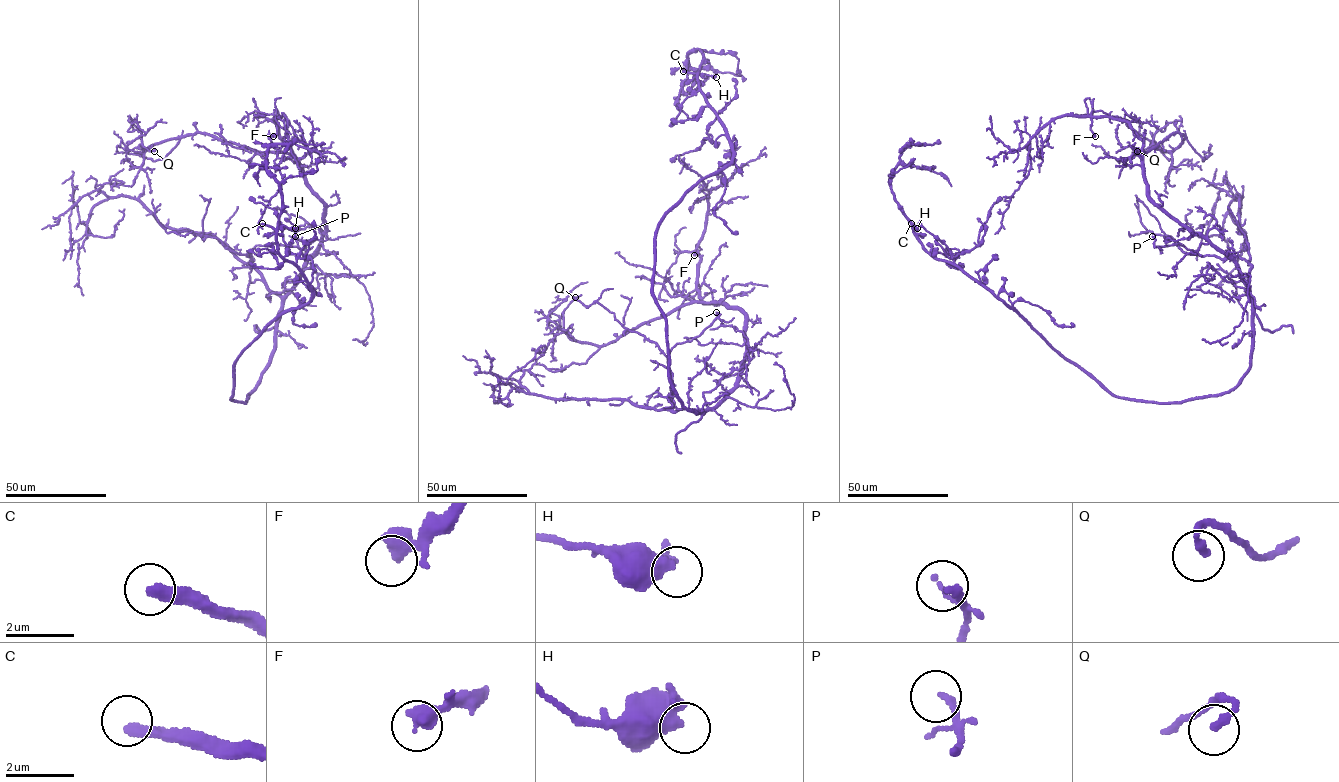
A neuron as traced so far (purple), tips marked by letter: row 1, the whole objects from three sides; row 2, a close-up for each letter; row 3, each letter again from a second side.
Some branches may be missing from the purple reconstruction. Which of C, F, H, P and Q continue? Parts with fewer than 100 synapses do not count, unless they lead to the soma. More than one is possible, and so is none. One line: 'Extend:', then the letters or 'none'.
Extend: C

